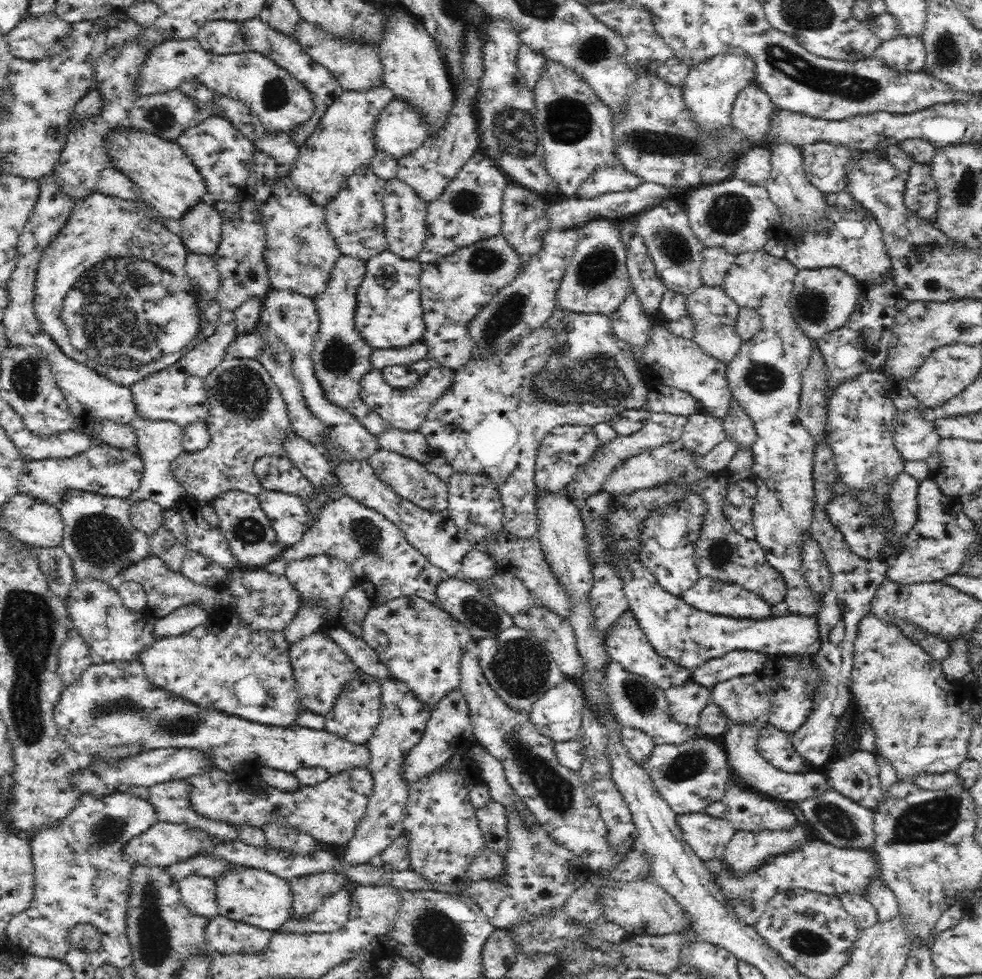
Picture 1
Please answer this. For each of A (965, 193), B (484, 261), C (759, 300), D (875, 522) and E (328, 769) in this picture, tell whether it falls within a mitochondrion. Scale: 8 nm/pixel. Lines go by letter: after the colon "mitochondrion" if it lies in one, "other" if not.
A: mitochondrion
B: mitochondrion
C: other
D: other
E: other

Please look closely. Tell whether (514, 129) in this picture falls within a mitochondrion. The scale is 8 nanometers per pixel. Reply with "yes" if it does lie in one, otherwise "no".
yes

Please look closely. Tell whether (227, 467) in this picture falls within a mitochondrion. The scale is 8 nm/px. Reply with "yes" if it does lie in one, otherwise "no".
no

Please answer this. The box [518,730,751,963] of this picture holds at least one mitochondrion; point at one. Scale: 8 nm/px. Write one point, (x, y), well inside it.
(687, 765)

